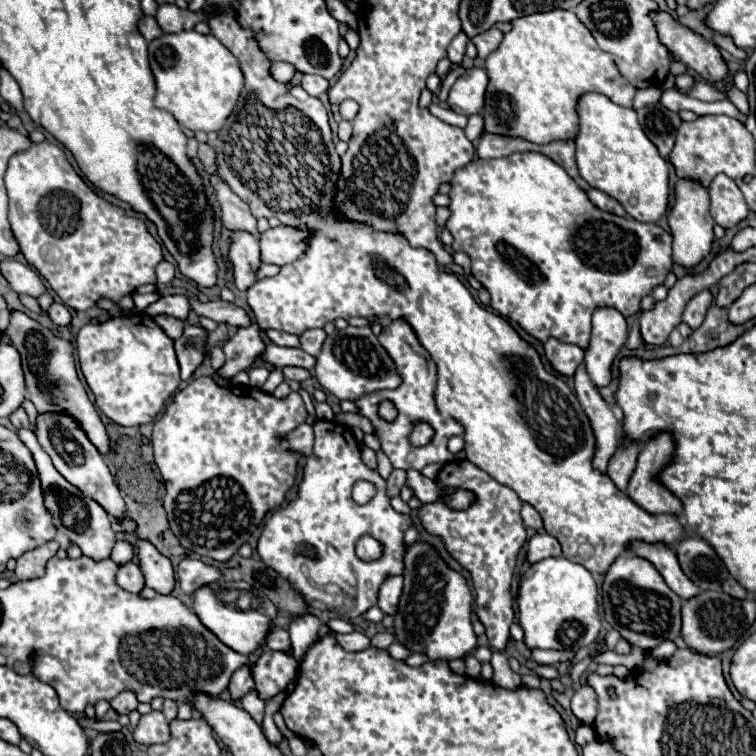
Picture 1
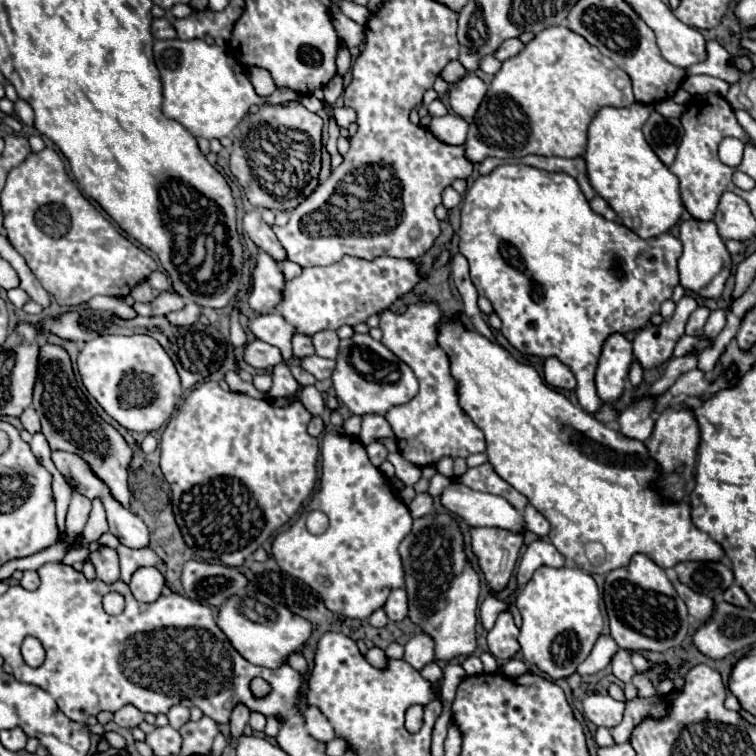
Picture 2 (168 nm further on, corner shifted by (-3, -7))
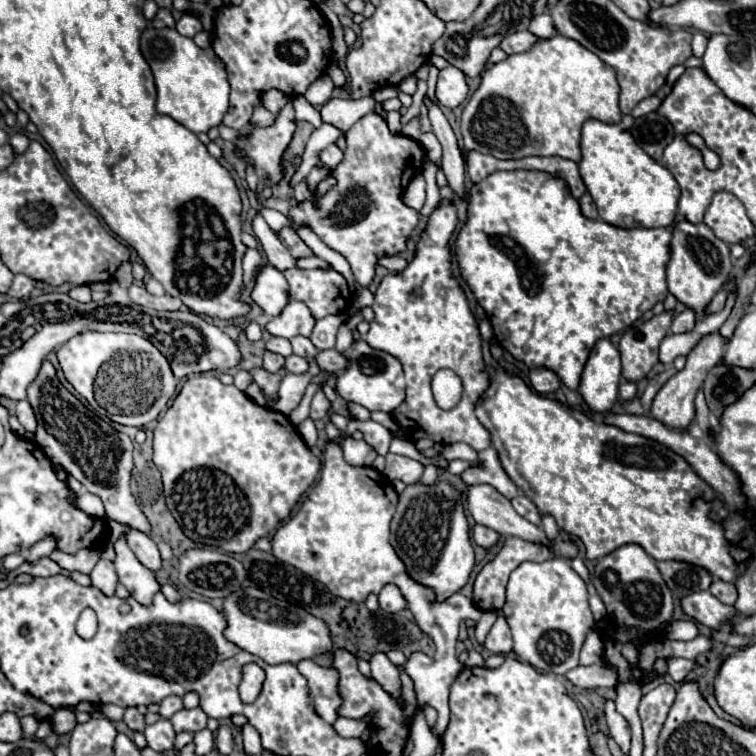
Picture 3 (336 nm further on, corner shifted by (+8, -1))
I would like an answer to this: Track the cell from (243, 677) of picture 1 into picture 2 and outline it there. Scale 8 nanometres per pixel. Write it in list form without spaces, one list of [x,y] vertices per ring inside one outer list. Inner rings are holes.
[[[236,703],[236,707],[232,709],[232,715],[230,715],[230,731],[232,731],[232,737],[240,737],[246,729],[246,723],[250,719],[250,711],[244,703]]]

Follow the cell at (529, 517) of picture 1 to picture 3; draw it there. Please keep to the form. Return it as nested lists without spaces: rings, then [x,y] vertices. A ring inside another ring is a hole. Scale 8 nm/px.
[[[517,495],[517,497],[511,499],[511,503],[513,503],[515,511],[517,511],[521,517],[525,517],[527,521],[531,521],[531,523],[535,523],[535,525],[541,525],[541,513],[537,511],[535,503],[533,503],[527,495]]]

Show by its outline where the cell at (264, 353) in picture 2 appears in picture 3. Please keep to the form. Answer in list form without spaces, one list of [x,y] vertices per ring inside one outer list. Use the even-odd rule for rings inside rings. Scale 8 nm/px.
[[[273,337],[273,339],[269,339],[267,345],[265,345],[265,349],[275,351],[275,353],[279,353],[279,355],[283,355],[283,357],[289,357],[289,355],[293,353],[293,351],[291,351],[291,345],[289,345],[289,339],[283,339],[283,337]]]

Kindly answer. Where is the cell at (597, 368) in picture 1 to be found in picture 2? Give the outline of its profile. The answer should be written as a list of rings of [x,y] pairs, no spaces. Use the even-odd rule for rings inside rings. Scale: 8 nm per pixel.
[[[612,333],[602,347],[596,367],[596,389],[602,401],[618,399],[624,391],[630,361],[634,359],[632,343],[622,333]]]

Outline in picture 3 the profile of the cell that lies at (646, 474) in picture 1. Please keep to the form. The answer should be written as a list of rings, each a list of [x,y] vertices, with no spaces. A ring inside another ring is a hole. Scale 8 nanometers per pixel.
[[[719,331],[715,333],[709,333],[709,335],[703,335],[699,339],[699,343],[693,347],[693,351],[687,355],[687,365],[677,371],[661,389],[659,393],[655,395],[655,401],[653,401],[653,407],[651,407],[651,417],[653,419],[659,419],[661,423],[665,423],[667,427],[673,427],[673,429],[685,429],[693,417],[695,417],[695,407],[693,407],[693,401],[695,401],[695,395],[699,391],[699,387],[703,385],[707,373],[713,369],[713,365],[719,363],[719,359],[725,355],[725,347],[727,347],[729,339],[727,337],[721,337]]]

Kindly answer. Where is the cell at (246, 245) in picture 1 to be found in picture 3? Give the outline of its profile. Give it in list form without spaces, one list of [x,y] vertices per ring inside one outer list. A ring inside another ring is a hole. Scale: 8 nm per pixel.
[[[271,265],[261,267],[251,297],[269,317],[281,315],[281,309],[289,303],[289,285],[285,275]]]

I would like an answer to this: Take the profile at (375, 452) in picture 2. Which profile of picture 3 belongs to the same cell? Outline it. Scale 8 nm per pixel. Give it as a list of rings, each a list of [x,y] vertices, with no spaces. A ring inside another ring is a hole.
[[[369,419],[369,421],[359,423],[359,431],[363,433],[365,441],[367,441],[379,455],[387,455],[387,453],[389,453],[389,443],[391,443],[391,439],[393,439],[393,435],[391,435],[389,429],[385,429],[383,425],[379,425],[379,423],[375,423],[375,421]]]

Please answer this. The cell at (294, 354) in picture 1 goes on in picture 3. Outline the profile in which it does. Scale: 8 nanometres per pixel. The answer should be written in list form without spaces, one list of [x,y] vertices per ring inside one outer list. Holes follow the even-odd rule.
[[[337,349],[319,351],[319,355],[315,357],[315,361],[319,363],[321,369],[325,369],[329,373],[341,373],[341,371],[347,369],[347,357],[343,353],[339,353]]]

